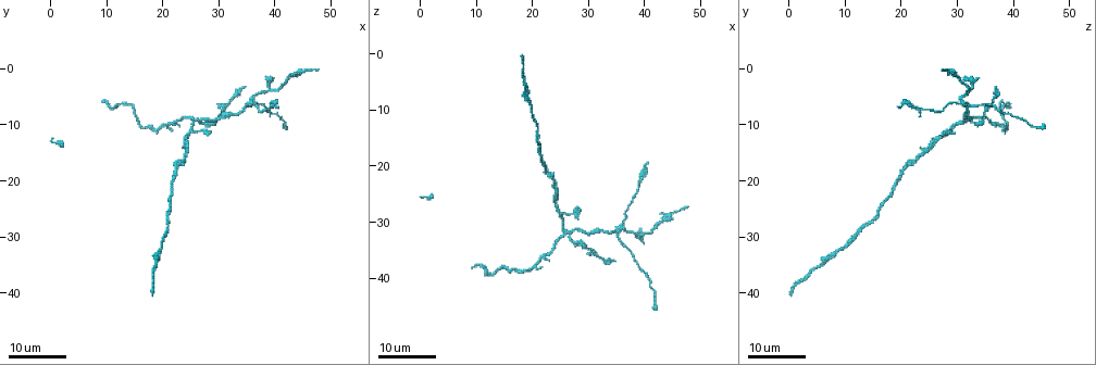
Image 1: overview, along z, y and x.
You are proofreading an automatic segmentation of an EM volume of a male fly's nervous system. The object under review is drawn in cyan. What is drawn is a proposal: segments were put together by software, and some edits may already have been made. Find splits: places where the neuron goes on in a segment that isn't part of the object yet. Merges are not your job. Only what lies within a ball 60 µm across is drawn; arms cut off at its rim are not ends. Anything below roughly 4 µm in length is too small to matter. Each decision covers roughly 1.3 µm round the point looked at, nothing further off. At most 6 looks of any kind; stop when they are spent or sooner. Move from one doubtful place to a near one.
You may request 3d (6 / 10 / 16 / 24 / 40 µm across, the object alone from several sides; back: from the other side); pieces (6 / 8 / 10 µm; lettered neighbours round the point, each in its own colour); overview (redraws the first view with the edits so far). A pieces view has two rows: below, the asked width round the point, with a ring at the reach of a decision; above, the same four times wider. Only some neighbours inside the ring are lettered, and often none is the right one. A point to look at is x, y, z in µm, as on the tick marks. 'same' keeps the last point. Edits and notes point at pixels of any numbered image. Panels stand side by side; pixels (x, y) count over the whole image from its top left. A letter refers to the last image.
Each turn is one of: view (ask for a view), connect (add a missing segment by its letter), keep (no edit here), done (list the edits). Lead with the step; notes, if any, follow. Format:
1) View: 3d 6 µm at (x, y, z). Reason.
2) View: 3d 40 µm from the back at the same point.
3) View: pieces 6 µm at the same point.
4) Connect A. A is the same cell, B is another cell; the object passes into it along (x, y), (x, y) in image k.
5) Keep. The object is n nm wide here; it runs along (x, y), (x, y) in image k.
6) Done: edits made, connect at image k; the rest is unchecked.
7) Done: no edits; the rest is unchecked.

View: 3d 24 µm at (34.5, 3.5, 37.0). Tapers out.

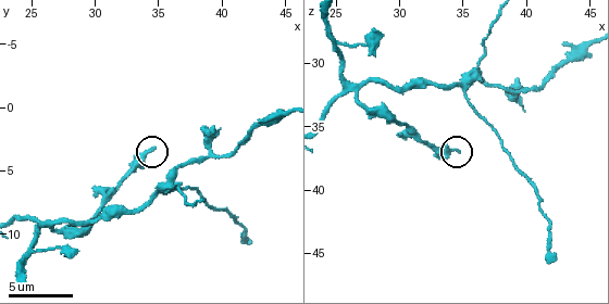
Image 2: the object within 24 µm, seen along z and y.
View: pieces 8 µm at (34.8, 3.2, 37.0).

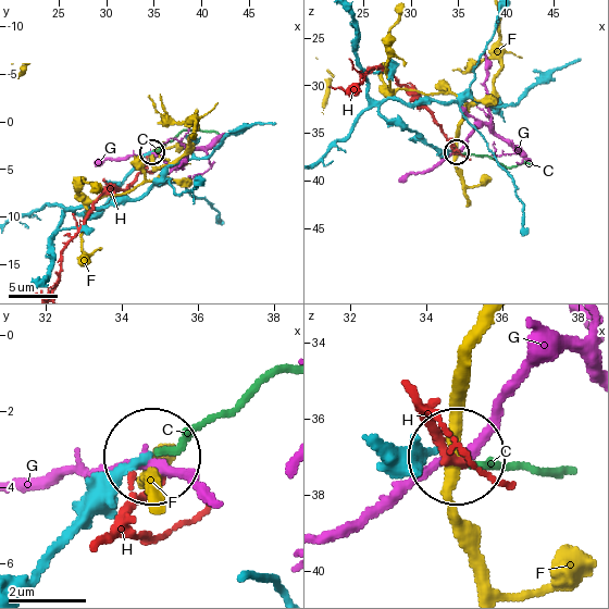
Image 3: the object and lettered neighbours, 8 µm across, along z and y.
Connect C. The object is 190 nm wide here; C is the same cell, F, G and H are other cells; it goes on there.

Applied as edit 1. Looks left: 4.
View: overview.

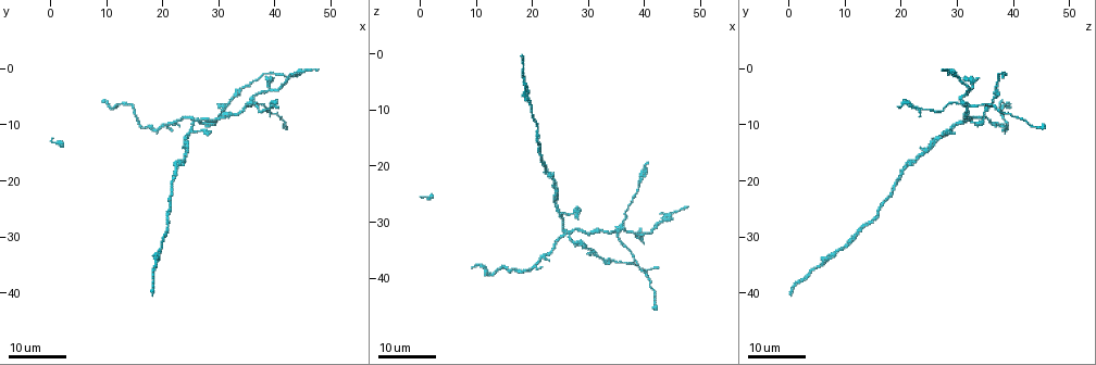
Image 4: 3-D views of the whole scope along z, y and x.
View: 3d 16 µm at (23.0, 10.5, 37.0).

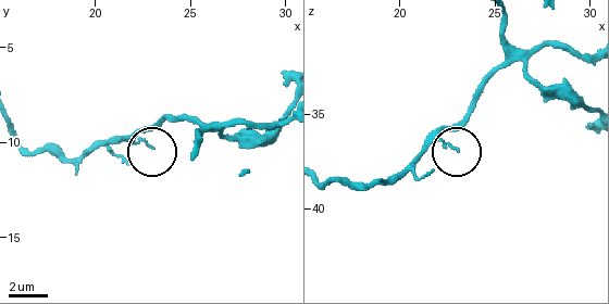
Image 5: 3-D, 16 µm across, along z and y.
View: pieces 10 µm at (22.8, 10.3, 36.7).

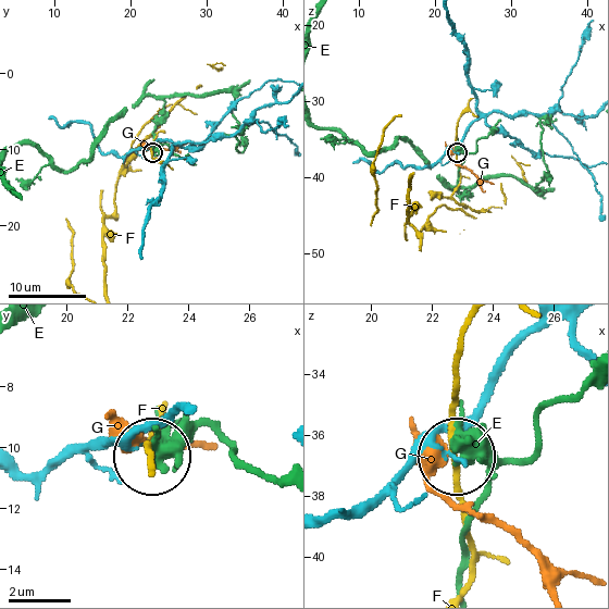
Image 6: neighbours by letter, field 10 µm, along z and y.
Keep. E, F and G are other cells; it runs along (539, 325), (487, 395), (440, 434), (440, 447), (454, 455) in image 6; none of them fits.

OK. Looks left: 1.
View: pieces 8 µm at (39.4, 1.8, 31.4). An open end.

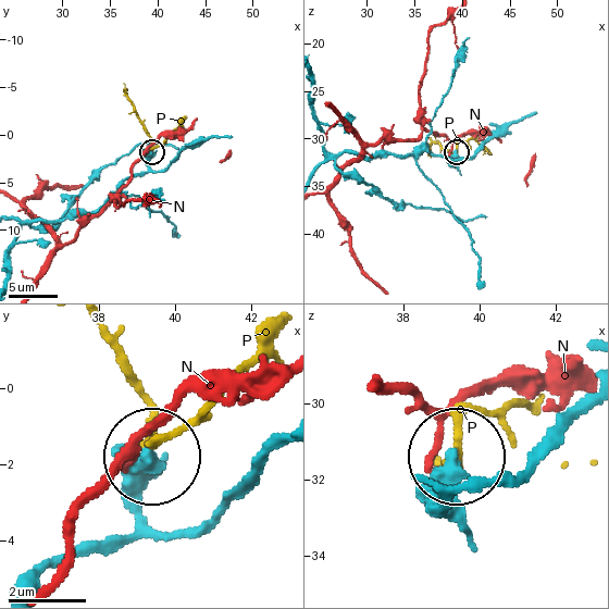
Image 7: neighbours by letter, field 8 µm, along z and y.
Keep. The object is 390 nm wide here; N and P are other cells; none of them fits.

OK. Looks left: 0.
Done: edits made, connect at image 3; the rest is unchecked.

